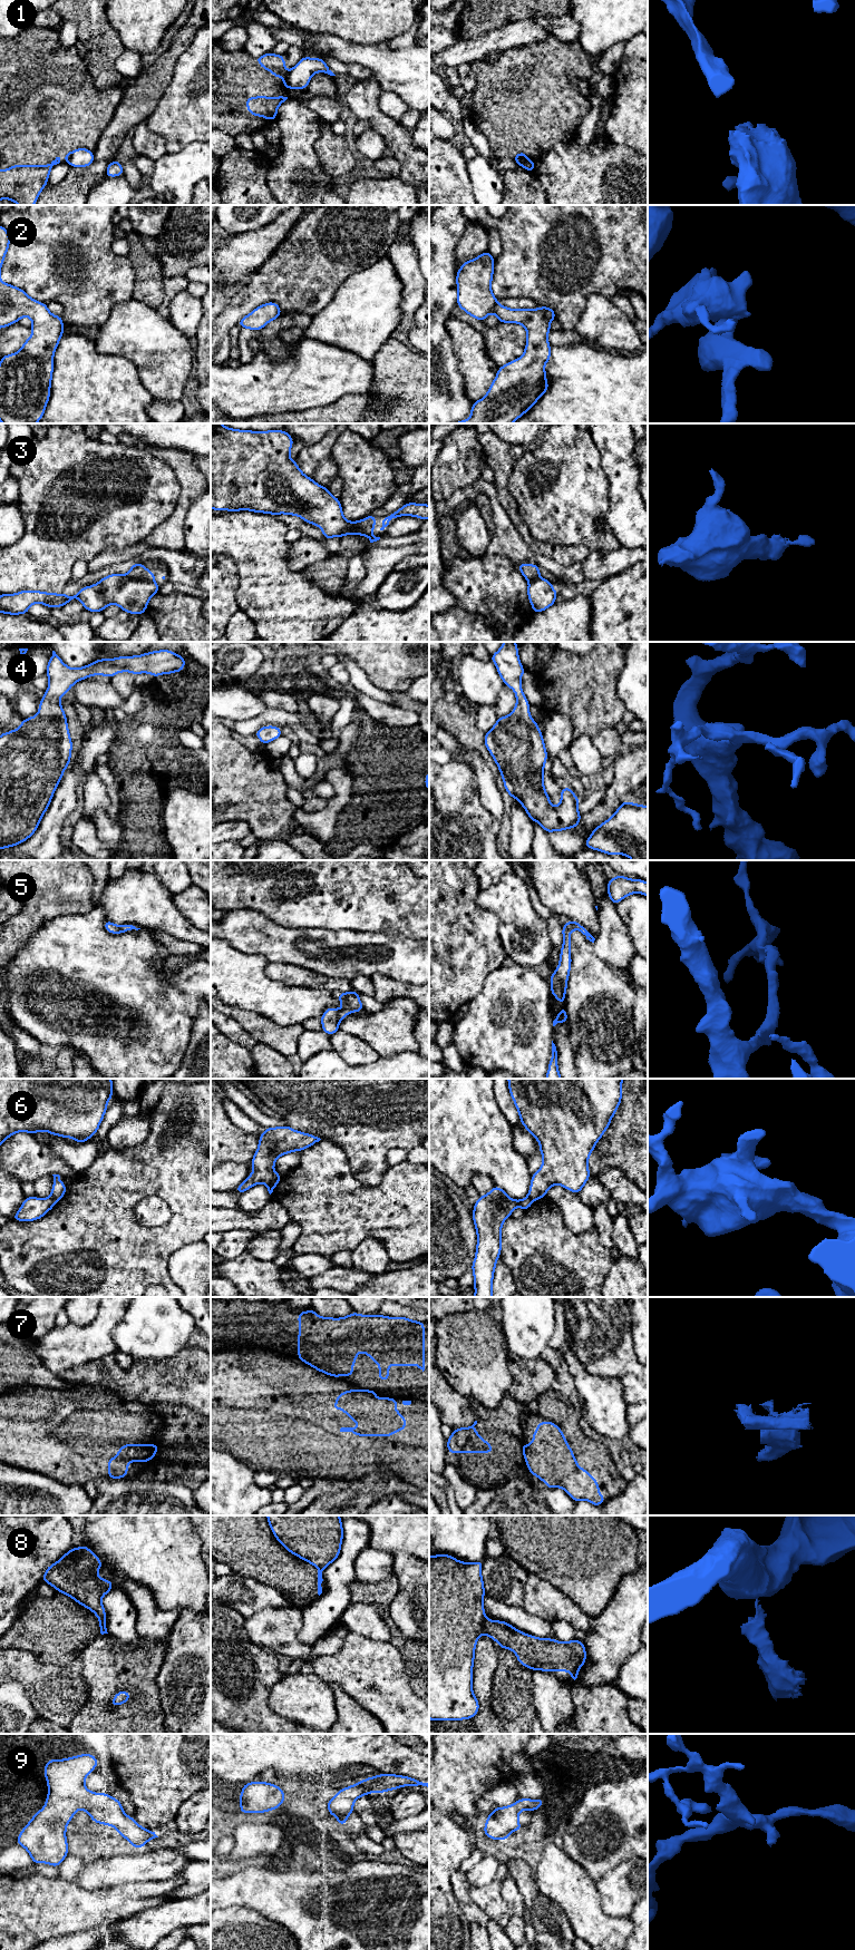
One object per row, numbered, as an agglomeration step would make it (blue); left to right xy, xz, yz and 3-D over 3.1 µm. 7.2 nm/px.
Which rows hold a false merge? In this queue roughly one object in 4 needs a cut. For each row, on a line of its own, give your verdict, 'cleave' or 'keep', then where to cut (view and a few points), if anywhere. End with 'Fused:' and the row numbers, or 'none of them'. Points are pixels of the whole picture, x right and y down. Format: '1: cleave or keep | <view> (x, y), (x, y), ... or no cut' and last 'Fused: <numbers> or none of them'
1: cleave | xz (289, 71), (285, 78), (287, 87)
2: keep | no cut
3: cleave | xy (126, 575), (153, 581)
4: keep | no cut
5: keep | no cut
6: cleave | xz (280, 1176), (268, 1186)
7: cleave | yz (524, 1444), (523, 1452)
8: cleave | yz (485, 1616), (481, 1632)
9: keep | no cut
Fused: 1, 3, 6, 7, 8

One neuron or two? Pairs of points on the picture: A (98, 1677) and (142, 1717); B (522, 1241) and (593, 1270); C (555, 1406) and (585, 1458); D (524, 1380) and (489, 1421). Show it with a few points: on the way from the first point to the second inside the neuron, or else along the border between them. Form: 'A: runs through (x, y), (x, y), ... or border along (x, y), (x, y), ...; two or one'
A: runs through (114, 1677), (122, 1677), (142, 1697), (142, 1702); one
B: runs through (540, 1249), (544, 1249), (570, 1268), (575, 1268); one
C: runs through (560, 1419), (564, 1433), (573, 1445); one
D: border along (507, 1392), (520, 1403); two

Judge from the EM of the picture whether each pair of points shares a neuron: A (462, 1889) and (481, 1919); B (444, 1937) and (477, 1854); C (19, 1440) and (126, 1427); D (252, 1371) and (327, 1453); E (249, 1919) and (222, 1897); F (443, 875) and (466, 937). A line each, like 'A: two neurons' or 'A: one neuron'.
A: one neuron
B: two neurons
C: one neuron
D: one neuron
E: two neurons
F: one neuron

